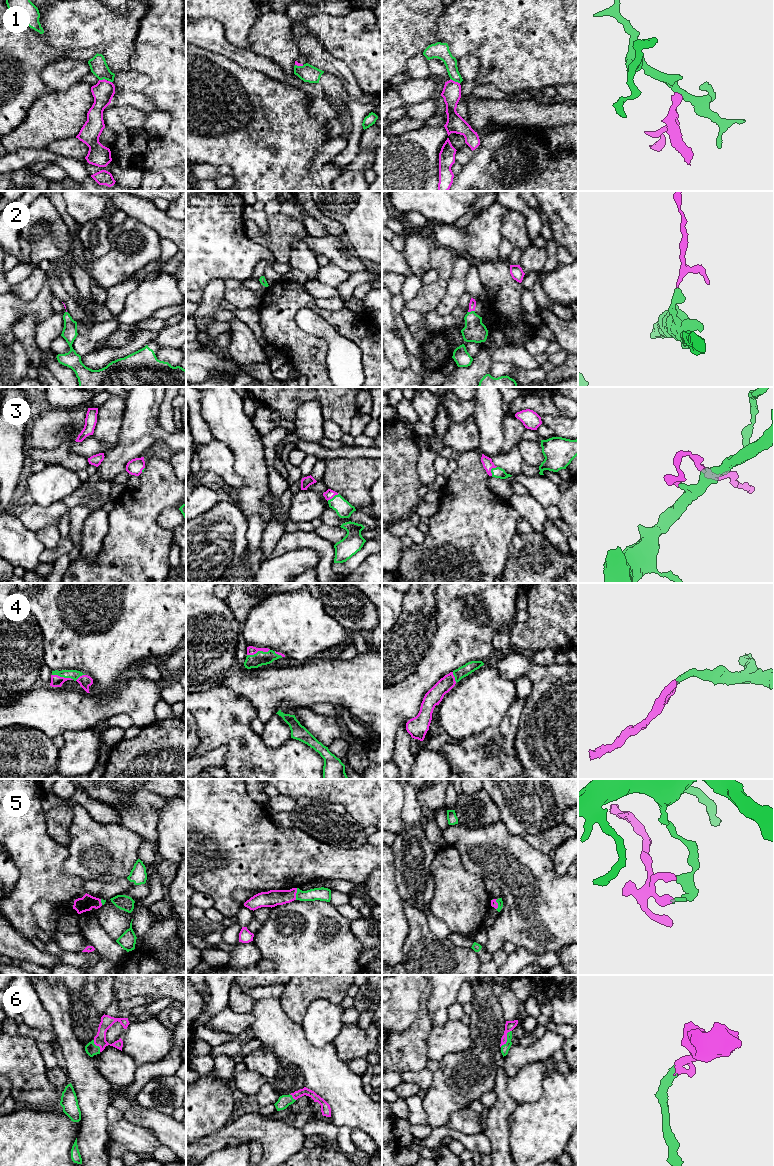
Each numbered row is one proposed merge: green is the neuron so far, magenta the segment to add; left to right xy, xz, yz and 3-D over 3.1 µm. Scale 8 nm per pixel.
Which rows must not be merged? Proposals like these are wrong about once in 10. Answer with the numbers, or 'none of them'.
none of them

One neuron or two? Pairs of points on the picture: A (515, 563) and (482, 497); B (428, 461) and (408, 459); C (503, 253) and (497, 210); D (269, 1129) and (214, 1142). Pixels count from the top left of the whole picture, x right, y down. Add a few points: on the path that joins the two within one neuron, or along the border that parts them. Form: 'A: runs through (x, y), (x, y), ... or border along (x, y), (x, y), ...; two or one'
A: border along (516, 531), (509, 546), (505, 567), (501, 572); two
B: border along (419, 451), (417, 473), (422, 483); two
C: border along (502, 237), (498, 245), (498, 258); two
D: runs through (255, 1129), (233, 1129), (228, 1131); one

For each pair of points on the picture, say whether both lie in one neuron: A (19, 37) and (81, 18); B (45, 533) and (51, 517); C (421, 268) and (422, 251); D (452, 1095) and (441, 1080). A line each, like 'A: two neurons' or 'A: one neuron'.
A: one neuron
B: two neurons
C: one neuron
D: one neuron

